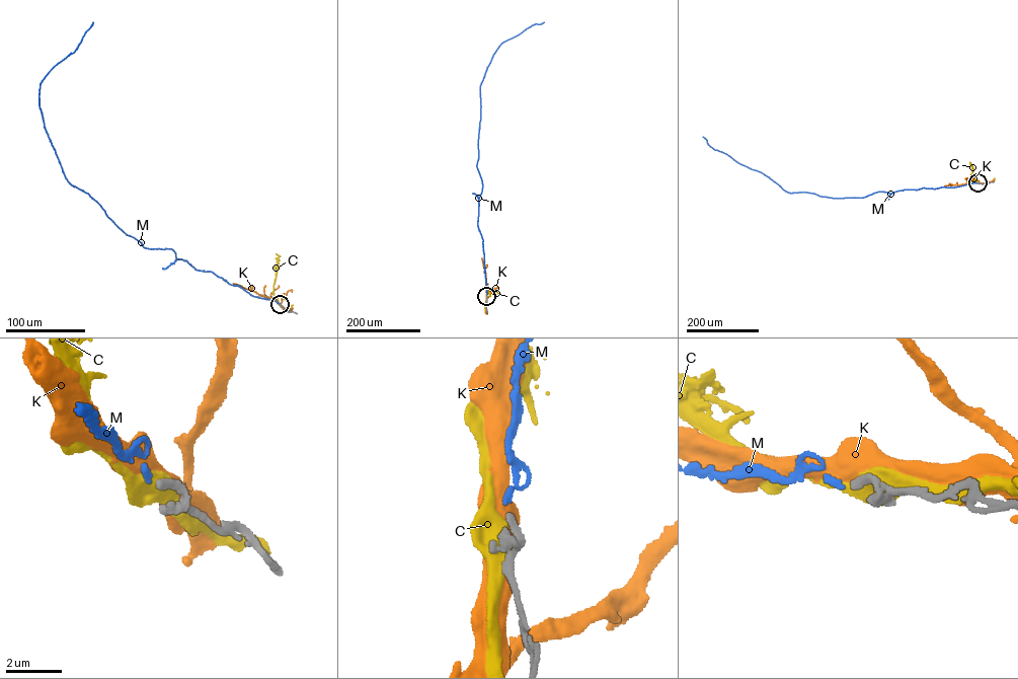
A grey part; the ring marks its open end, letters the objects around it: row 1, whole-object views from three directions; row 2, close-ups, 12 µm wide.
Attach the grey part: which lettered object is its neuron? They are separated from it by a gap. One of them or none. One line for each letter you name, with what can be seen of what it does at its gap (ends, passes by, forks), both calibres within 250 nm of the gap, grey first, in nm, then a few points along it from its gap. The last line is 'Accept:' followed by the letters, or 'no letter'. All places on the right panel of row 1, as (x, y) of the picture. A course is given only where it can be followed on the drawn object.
M: It ends there. Thickness 240 nm (grey) against 200 nm. Its course: (977, 182), (890, 193), (878, 192), (860, 198), (790, 193), (761, 172), (715, 150), (703, 136)
Accept: M

